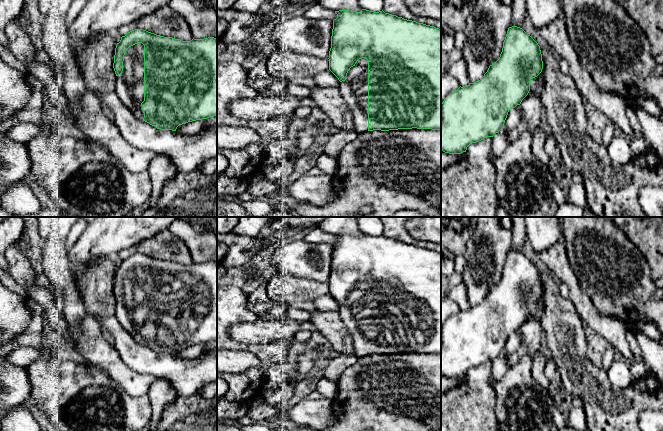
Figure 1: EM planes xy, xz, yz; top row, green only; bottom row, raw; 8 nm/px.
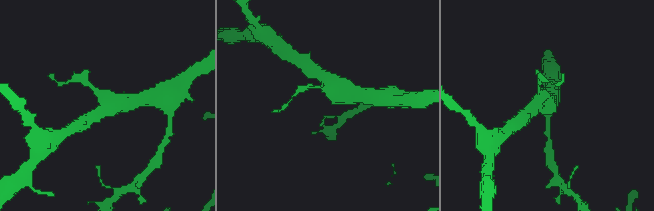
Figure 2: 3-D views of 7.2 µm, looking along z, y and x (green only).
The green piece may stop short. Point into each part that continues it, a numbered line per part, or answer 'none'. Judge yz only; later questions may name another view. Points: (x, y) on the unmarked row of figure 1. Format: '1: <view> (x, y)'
1: yz (536, 309)

